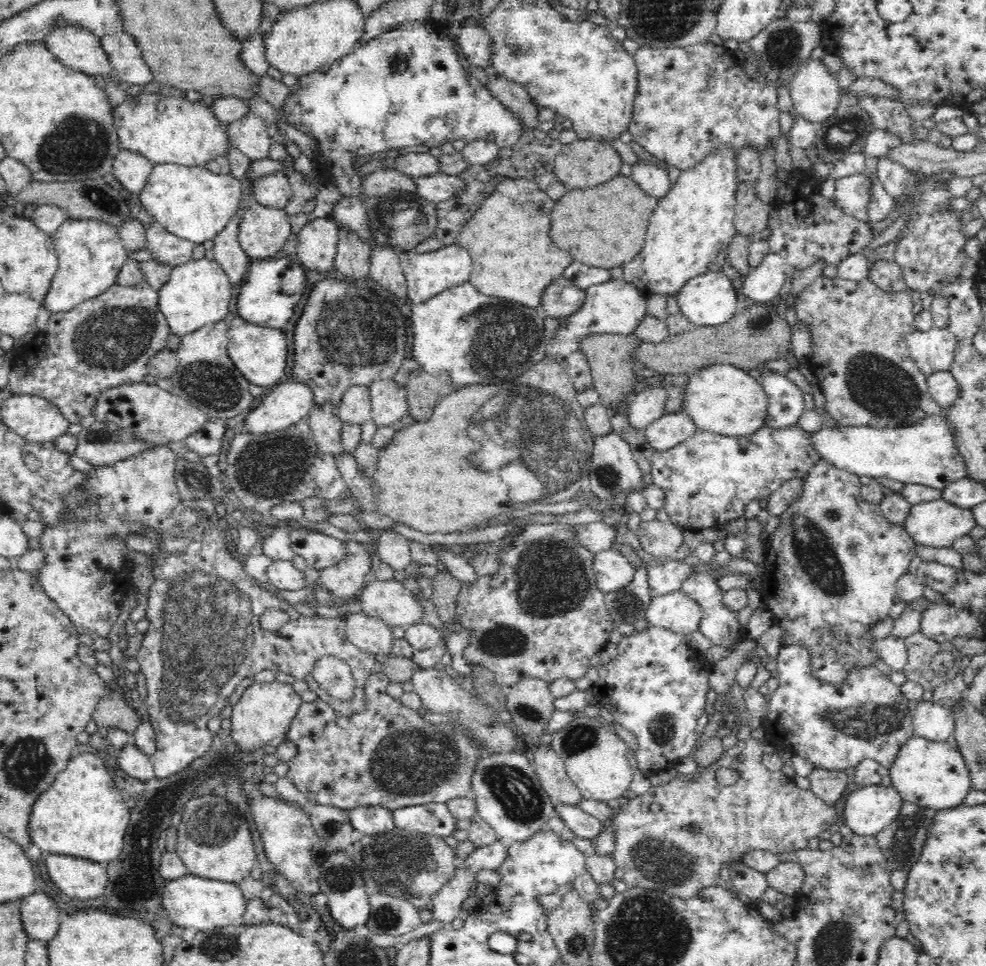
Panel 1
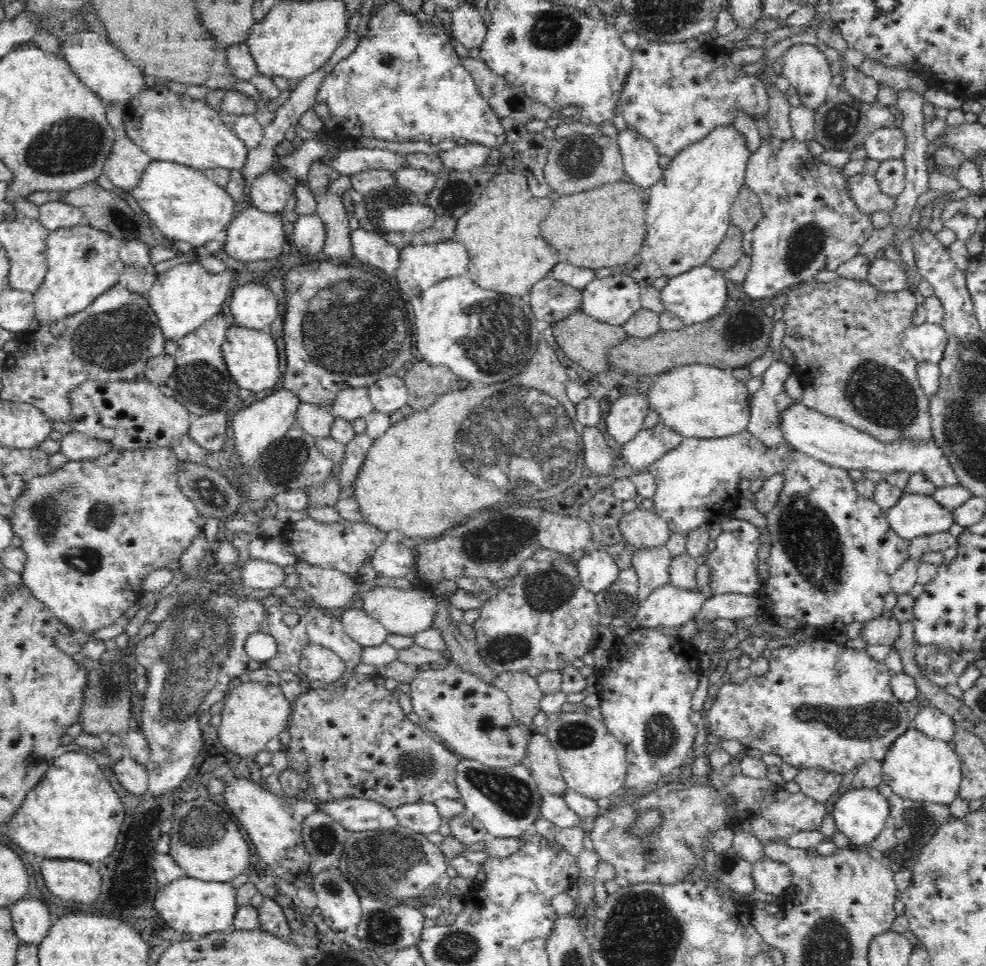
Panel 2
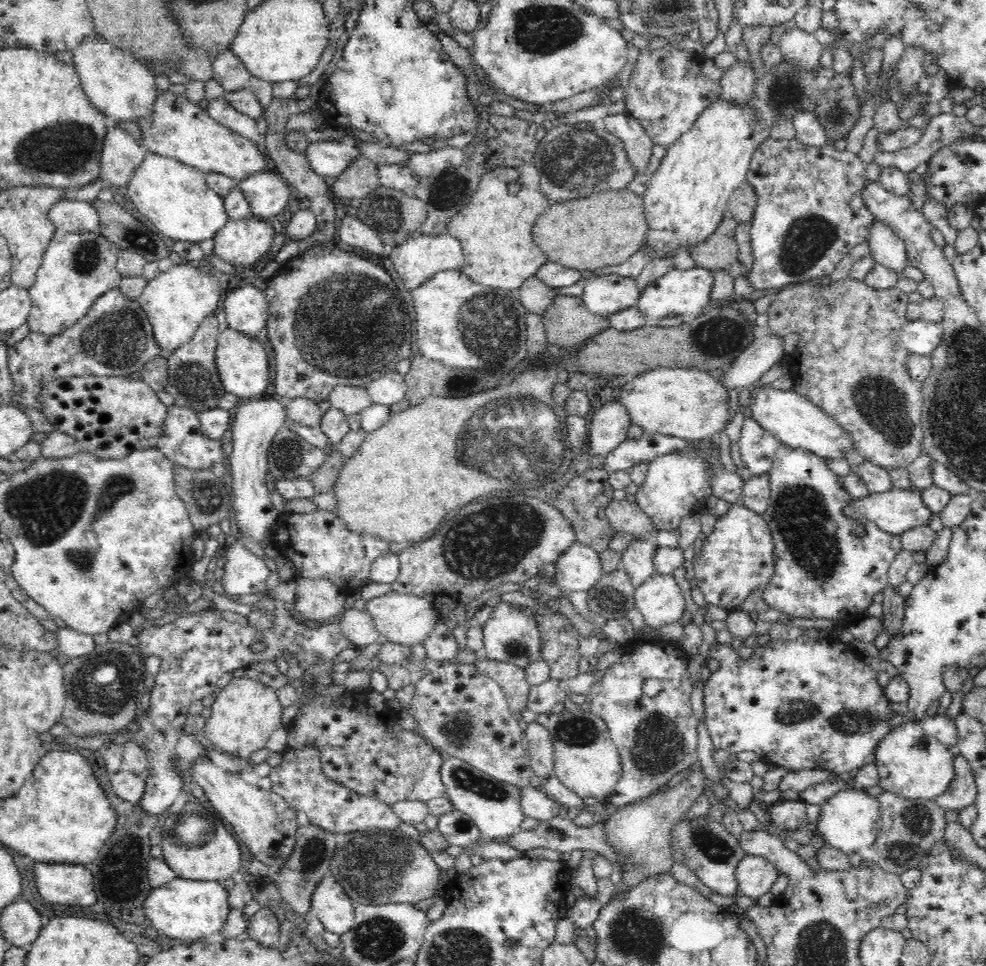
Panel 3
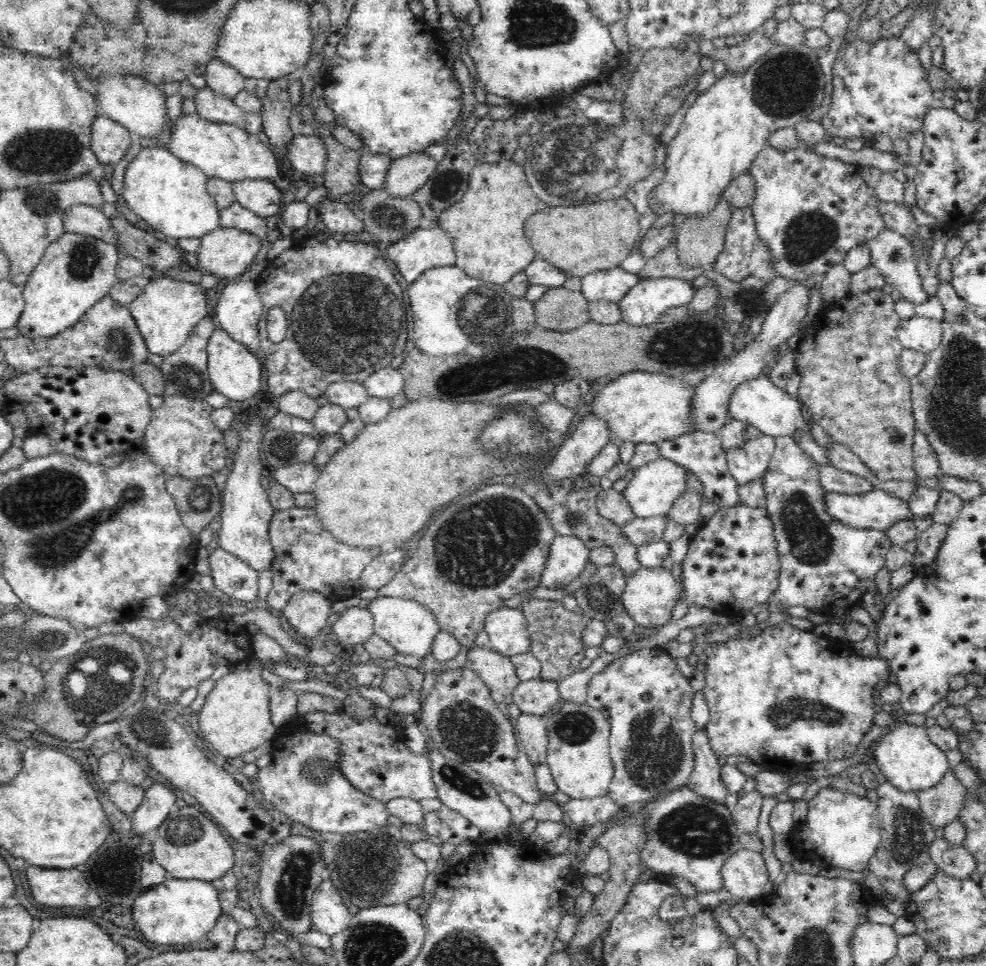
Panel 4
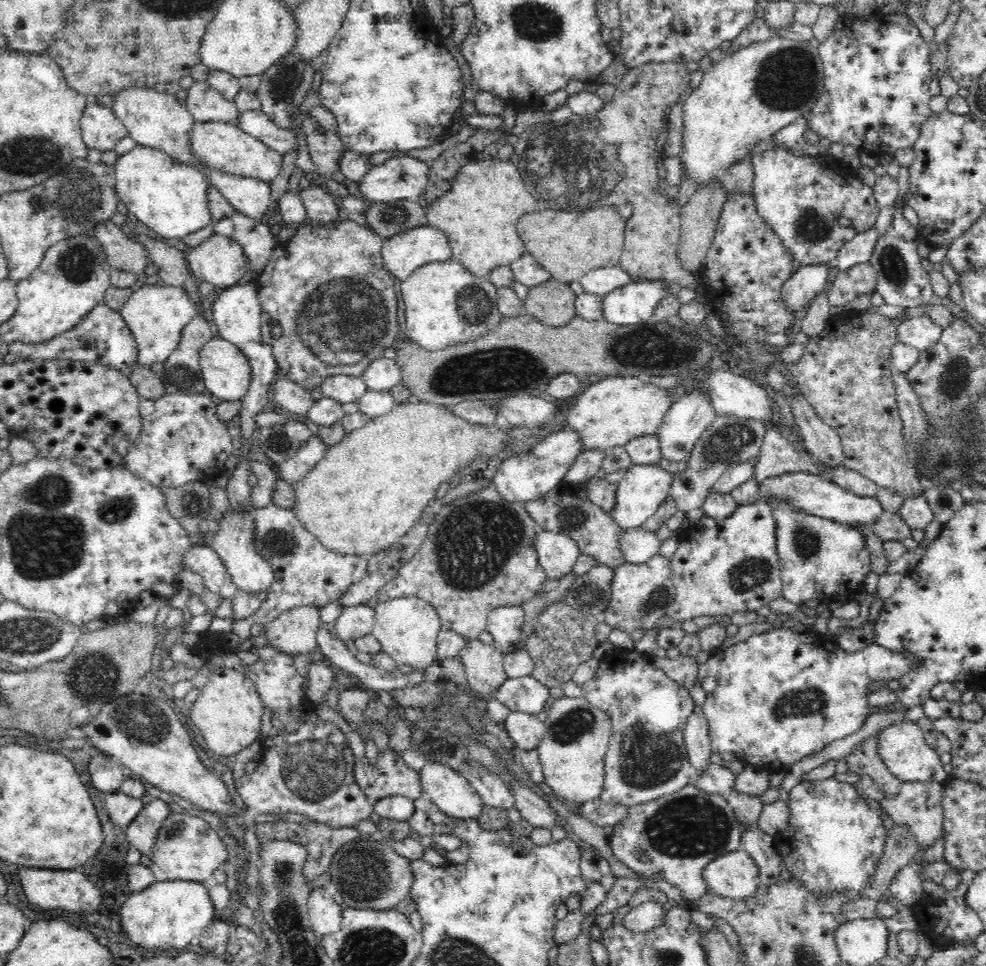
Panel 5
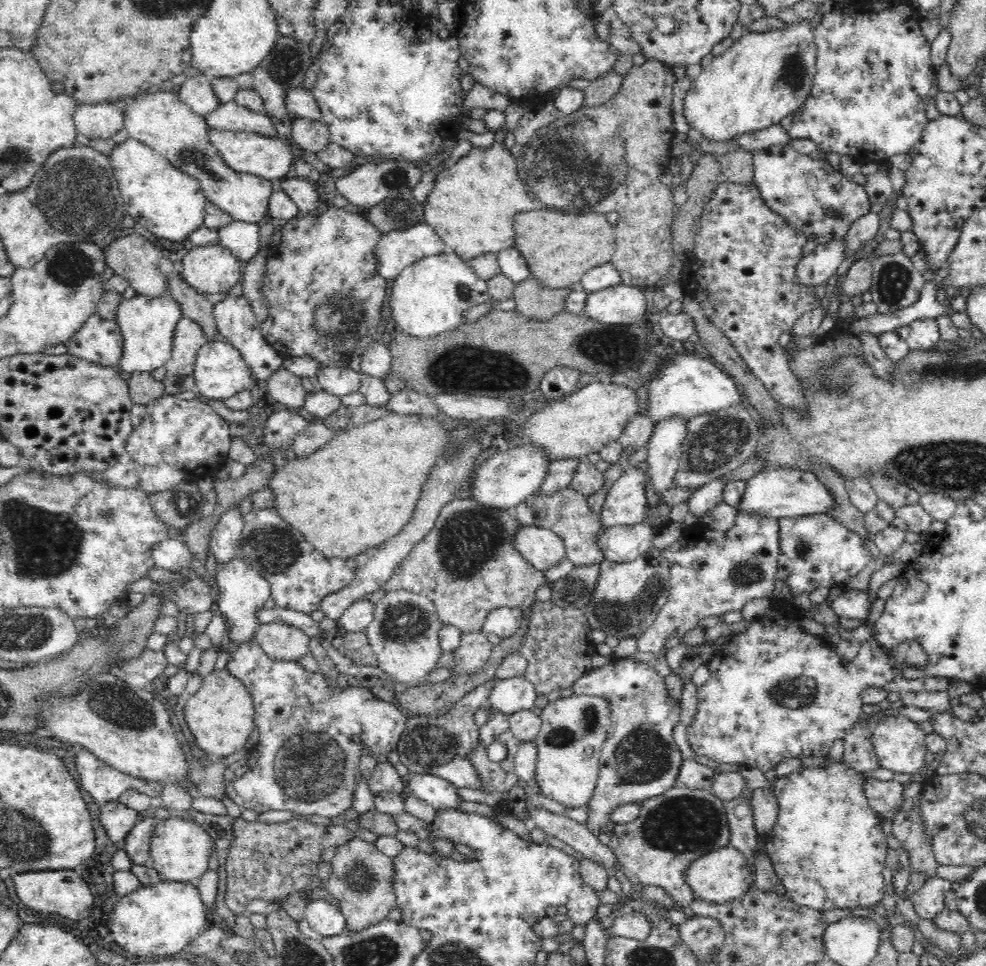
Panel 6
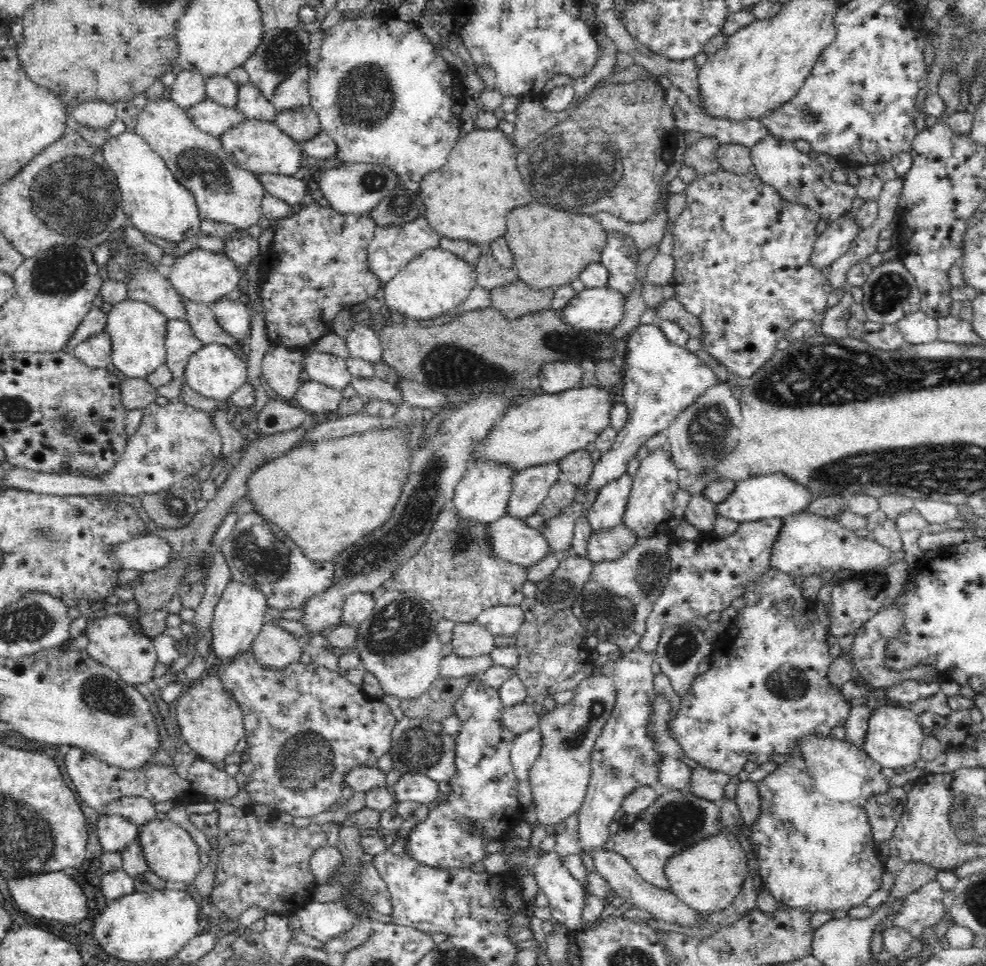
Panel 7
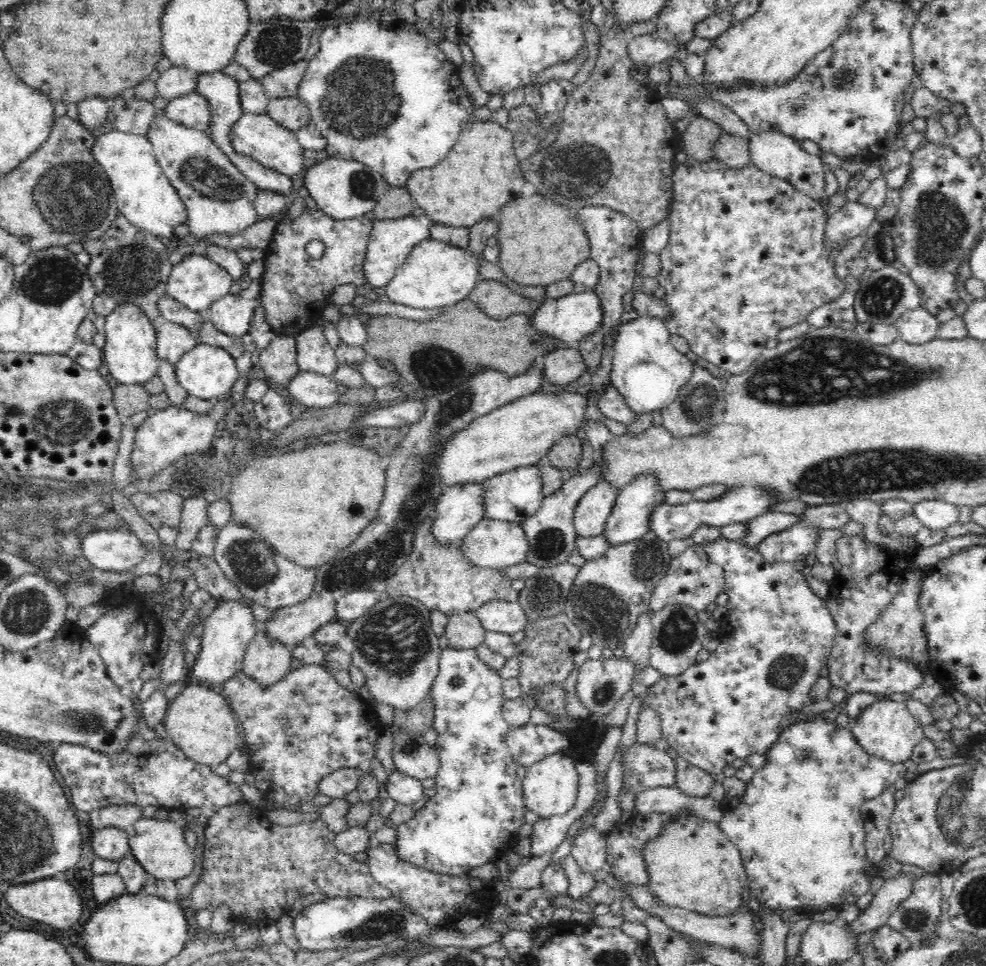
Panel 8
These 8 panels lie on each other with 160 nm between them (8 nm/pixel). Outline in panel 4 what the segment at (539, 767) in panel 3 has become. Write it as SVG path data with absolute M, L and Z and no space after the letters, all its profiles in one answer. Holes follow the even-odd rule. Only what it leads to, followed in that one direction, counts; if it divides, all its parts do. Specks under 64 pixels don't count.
M521 713L514 720L514 727L518 737L518 748L529 756L529 760L535 766L547 764L549 738L546 719Z

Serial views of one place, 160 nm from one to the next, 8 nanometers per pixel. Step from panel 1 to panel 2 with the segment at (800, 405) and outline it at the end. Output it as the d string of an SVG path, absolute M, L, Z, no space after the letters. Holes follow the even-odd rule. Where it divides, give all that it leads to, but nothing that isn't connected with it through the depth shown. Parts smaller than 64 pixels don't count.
M781 360L774 361L763 373L760 388L752 394L752 410L747 429L768 447L784 440L782 414L796 404L784 386L791 374L792 365Z

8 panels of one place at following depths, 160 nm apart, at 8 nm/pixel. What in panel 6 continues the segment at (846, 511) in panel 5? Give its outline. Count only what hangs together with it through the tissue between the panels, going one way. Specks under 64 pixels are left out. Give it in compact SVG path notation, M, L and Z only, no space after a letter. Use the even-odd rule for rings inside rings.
M802 467L766 468L746 482L746 493L738 507L740 512L760 514L779 520L784 517L830 515L833 509L837 508L837 500L831 490L812 471Z

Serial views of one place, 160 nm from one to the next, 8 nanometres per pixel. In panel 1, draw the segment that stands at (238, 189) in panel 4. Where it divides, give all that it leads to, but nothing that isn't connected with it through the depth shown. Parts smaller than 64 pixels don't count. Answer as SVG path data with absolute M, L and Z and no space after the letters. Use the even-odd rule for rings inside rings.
M284 170L274 171L263 176L252 190L254 200L262 206L286 208L294 198L292 186Z

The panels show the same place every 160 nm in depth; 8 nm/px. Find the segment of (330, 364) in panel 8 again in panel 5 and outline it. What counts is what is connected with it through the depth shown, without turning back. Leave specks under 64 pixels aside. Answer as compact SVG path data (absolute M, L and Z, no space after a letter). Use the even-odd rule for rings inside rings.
M336 375L324 381L321 389L322 396L348 404L348 402L358 402L369 388L361 377Z

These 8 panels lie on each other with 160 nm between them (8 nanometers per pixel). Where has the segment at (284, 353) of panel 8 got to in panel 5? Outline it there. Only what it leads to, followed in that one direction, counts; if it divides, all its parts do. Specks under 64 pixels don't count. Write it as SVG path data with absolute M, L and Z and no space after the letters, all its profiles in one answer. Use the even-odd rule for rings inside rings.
M285 378L276 380L273 387L274 400L278 409L283 412L294 412L294 414L304 416L316 401L309 390Z

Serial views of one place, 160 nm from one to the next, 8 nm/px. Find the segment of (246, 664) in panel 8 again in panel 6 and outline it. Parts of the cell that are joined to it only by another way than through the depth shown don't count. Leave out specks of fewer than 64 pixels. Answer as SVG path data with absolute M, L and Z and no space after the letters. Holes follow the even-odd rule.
M270 622L260 624L254 636L266 654L274 659L300 660L310 654L311 638L293 624Z

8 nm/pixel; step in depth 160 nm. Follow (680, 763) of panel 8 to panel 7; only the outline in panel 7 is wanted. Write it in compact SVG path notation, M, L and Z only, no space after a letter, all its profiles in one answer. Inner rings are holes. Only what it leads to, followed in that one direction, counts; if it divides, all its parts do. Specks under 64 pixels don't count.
M701 765L692 769L692 786L688 790L702 798L718 802L725 798L724 794L729 787L732 787L729 774L716 772Z

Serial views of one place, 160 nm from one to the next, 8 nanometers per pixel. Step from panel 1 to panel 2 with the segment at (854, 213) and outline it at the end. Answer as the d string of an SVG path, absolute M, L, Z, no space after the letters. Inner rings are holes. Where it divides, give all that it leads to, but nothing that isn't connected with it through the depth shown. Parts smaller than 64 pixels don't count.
M864 171L847 177L845 190L849 194L849 200L862 214L871 215L882 209L888 209L891 212L895 205L895 199L886 196L881 191L875 175L864 173Z

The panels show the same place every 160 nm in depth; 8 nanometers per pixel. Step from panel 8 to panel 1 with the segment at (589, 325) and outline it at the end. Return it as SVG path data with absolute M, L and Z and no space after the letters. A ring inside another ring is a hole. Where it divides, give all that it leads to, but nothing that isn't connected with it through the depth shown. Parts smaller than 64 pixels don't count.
M722 269L691 279L676 299L680 312L697 327L725 325L738 308L738 292Z

